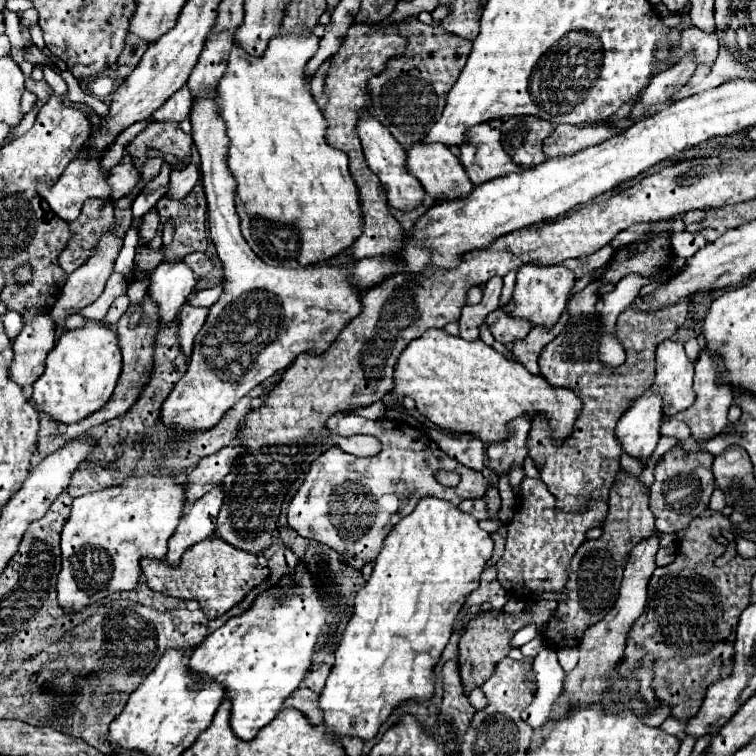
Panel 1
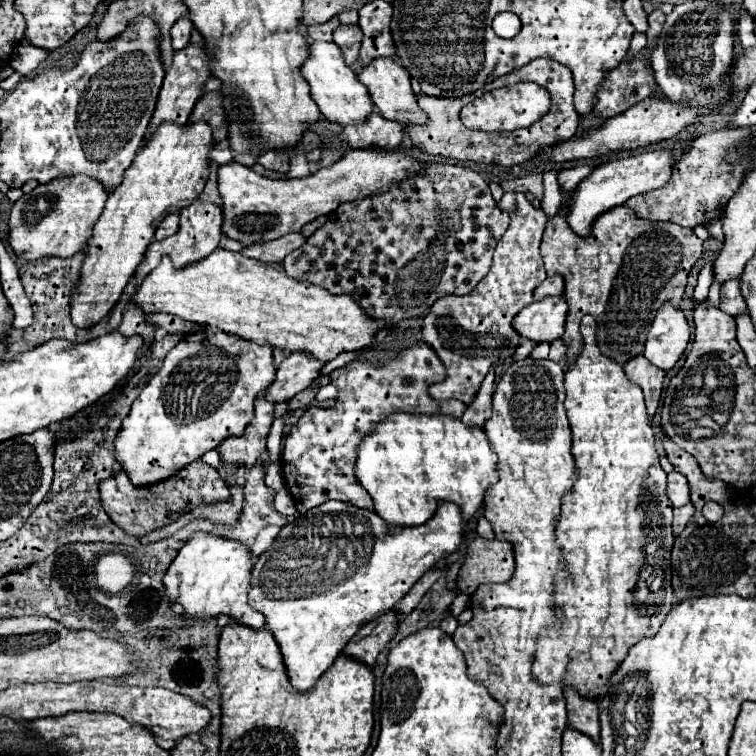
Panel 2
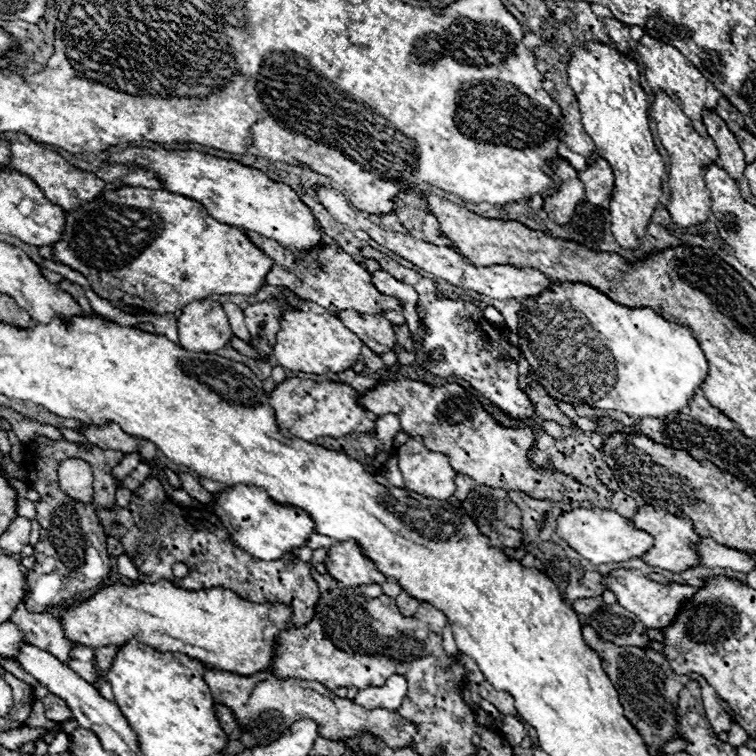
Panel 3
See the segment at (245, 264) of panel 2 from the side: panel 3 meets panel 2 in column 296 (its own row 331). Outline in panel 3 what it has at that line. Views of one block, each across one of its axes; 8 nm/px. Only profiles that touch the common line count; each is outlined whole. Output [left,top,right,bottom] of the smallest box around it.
[274,310,362,374]

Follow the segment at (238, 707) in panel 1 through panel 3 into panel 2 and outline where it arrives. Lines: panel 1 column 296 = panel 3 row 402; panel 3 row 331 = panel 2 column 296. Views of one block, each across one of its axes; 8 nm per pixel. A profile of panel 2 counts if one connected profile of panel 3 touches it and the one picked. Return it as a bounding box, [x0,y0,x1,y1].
[248,500,466,692]

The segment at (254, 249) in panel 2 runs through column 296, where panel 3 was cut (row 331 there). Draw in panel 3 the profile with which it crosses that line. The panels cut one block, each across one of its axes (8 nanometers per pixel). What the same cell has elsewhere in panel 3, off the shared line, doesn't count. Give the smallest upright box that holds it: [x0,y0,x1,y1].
[222,302,250,342]

